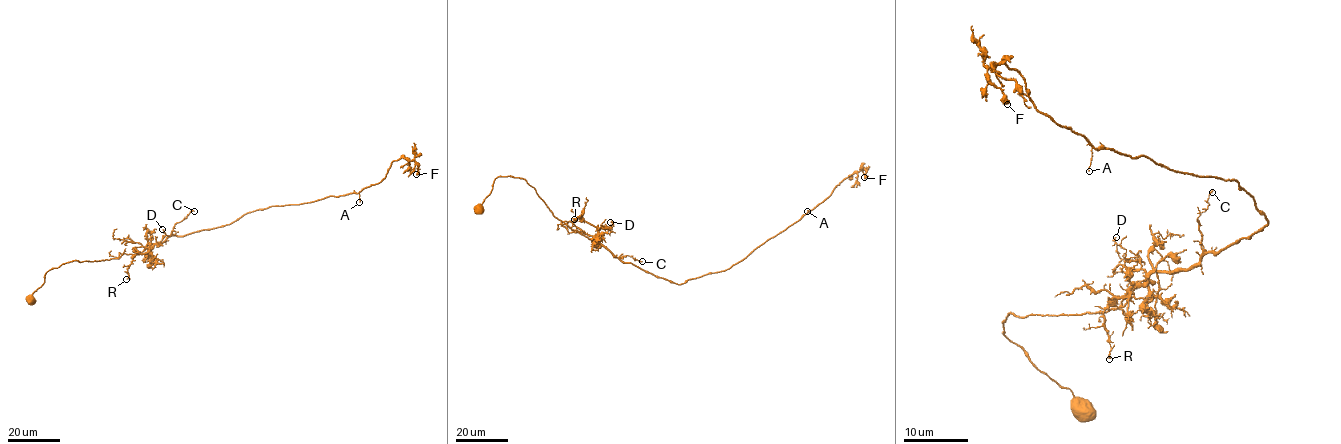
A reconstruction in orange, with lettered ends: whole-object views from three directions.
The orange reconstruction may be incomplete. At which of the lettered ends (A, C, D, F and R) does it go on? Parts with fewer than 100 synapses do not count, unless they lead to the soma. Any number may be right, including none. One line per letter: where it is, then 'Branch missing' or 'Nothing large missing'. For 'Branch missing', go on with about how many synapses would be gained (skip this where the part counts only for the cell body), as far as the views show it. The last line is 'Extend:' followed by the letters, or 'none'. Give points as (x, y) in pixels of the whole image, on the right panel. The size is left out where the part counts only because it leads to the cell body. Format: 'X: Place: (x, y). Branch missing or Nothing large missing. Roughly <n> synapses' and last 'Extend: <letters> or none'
A: Place: (1089, 171). Nothing large missing
C: Place: (1212, 192). Nothing large missing
D: Place: (1116, 237). Nothing large missing
F: Place: (1007, 104). Nothing large missing
R: Place: (1109, 359). Nothing large missing
Extend: none

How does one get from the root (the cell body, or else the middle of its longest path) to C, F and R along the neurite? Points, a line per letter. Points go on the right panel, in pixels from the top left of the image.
C: (1085, 410), (1004, 335), (1005, 318), (1153, 298), (1158, 272), (1199, 261), (1196, 221), (1212, 192)
F: (1085, 410), (1008, 314), (1153, 298), (1267, 219), (1236, 181), (1097, 149), (1000, 62), (1007, 104)
R: (1085, 410), (1004, 322), (1106, 312), (1153, 298), (1156, 282), (1106, 307), (1109, 359)

